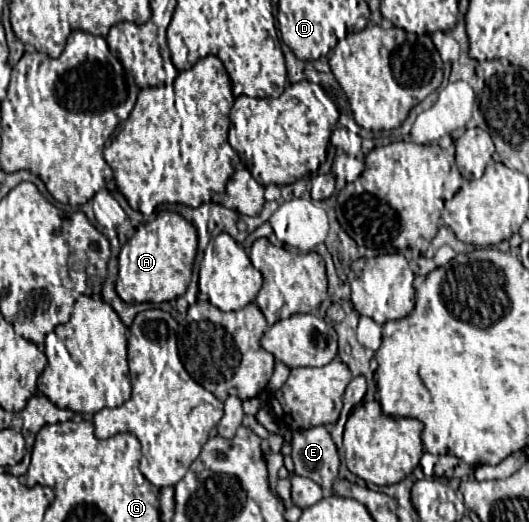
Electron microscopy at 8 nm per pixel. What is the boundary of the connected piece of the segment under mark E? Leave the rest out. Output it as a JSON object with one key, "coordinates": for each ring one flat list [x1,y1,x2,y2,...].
{"coordinates":[[325,426,295,430,291,448,295,474,311,478,325,492,329,492,339,472,339,454]]}

